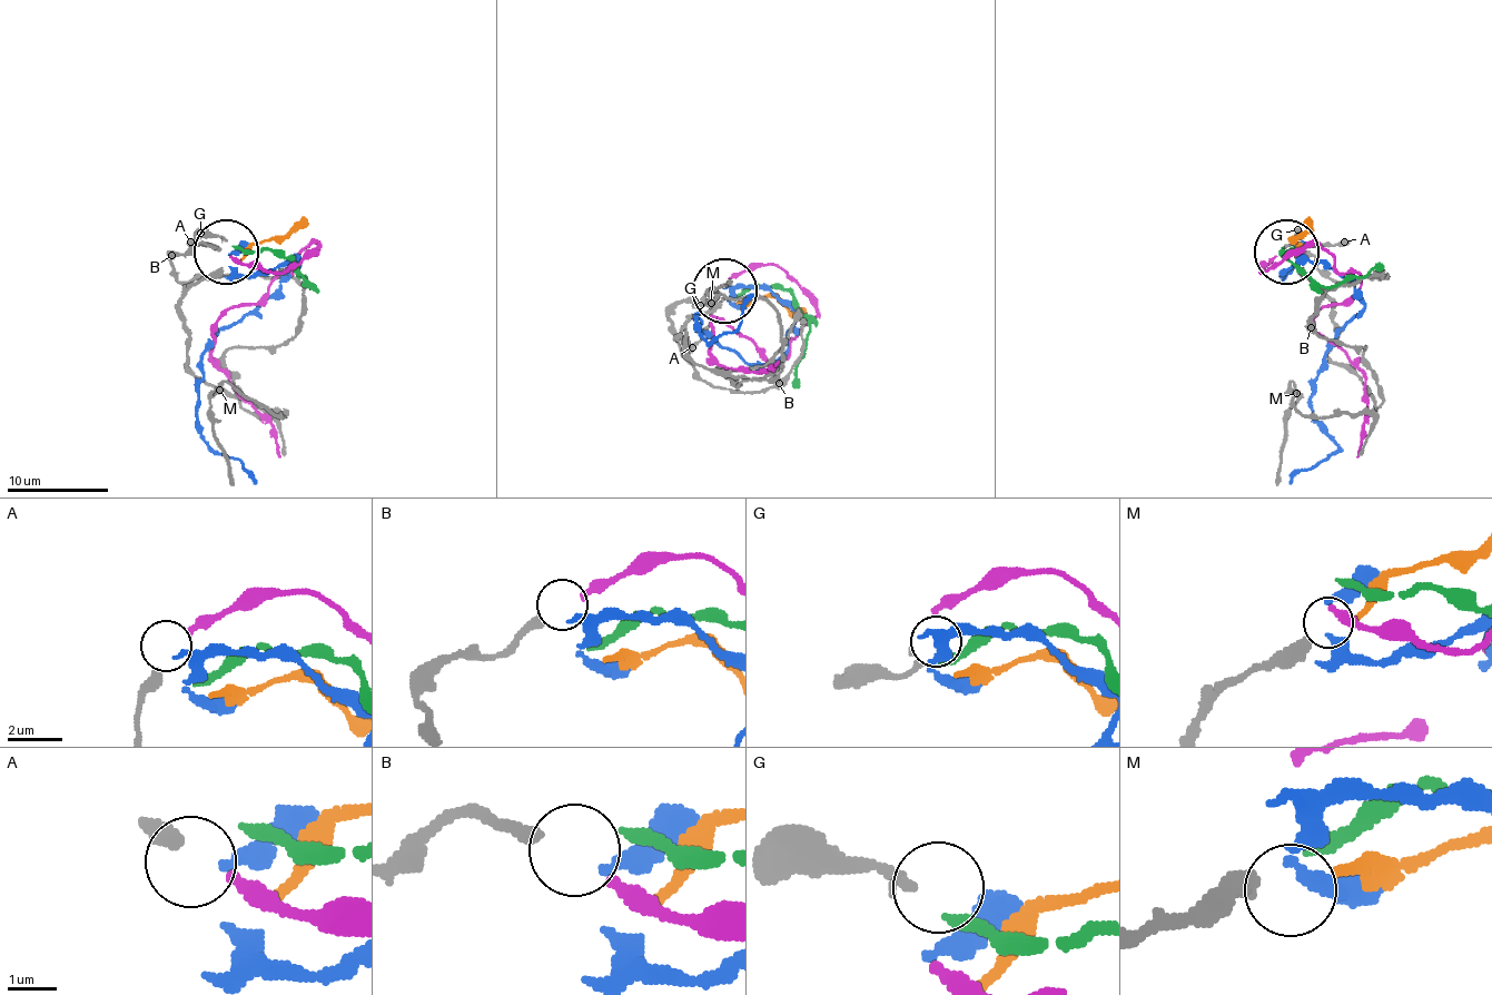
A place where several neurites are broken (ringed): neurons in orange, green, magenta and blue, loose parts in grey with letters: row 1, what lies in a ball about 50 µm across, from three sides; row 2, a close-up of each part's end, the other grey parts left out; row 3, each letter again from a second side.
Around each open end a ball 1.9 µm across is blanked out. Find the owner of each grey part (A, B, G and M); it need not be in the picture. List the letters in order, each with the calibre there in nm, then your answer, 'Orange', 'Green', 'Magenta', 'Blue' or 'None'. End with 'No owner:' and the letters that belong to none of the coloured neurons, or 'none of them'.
A: Thickness 320 nm. Magenta
B: Thickness 280 nm. None
G: Thickness 200 nm. None
M: Thickness 400 nm. Orange
No owner: B, G

